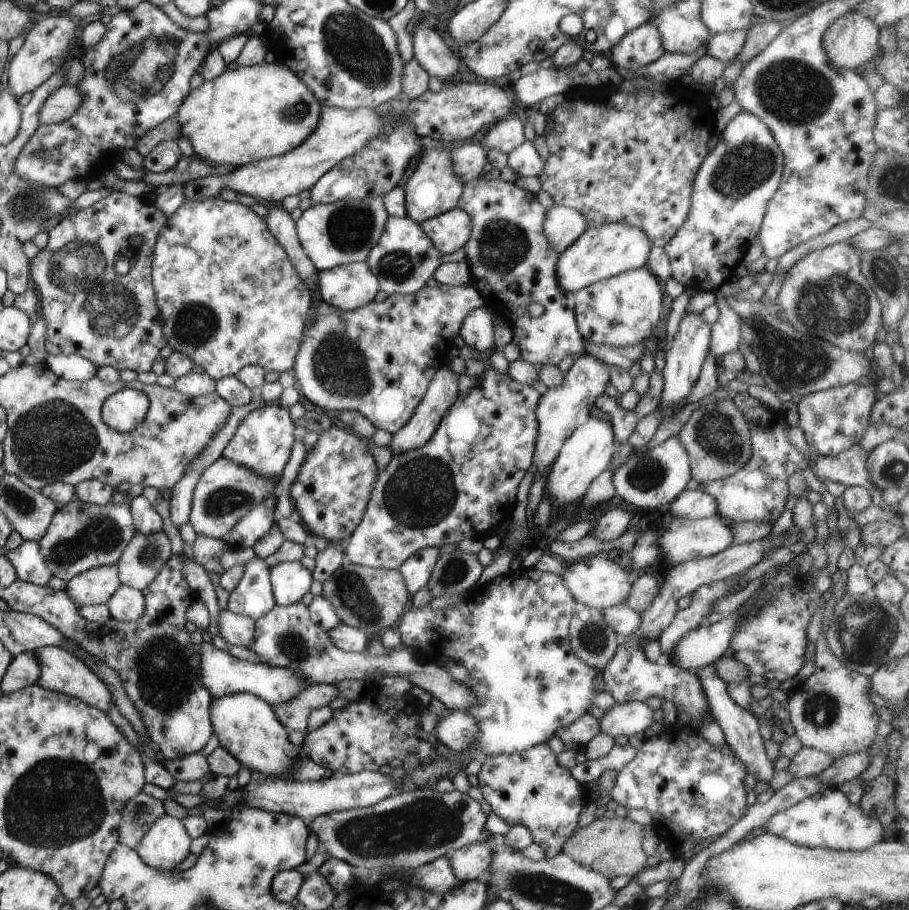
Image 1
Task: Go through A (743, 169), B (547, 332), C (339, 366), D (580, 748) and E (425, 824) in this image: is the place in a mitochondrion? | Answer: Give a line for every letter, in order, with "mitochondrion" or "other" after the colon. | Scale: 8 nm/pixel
A: mitochondrion
B: other
C: mitochondrion
D: other
E: mitochondrion

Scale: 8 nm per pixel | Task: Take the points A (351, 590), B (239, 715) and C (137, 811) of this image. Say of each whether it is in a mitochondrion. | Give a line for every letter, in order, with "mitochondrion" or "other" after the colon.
A: mitochondrion
B: other
C: mitochondrion

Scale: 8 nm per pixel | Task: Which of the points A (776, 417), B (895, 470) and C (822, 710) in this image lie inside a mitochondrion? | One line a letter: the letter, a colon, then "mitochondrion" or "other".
A: other
B: mitochondrion
C: mitochondrion

